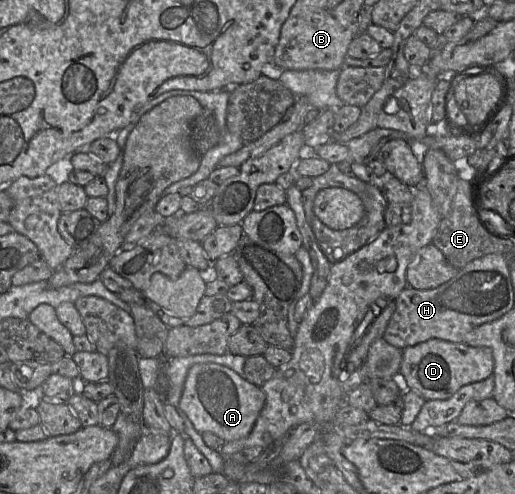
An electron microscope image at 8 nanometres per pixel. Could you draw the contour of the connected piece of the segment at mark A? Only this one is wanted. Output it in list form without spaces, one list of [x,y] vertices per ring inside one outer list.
[[[198,363],[193,365],[186,375],[178,409],[189,418],[200,434],[210,432],[227,442],[244,438],[251,432],[265,400],[266,396],[261,387],[248,382],[232,369],[216,363]]]

